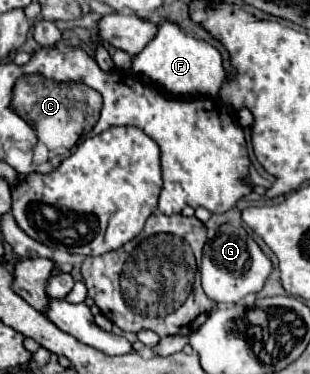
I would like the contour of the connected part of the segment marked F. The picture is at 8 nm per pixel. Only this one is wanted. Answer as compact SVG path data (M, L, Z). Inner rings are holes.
M159 17L157 35L145 45L145 49L131 59L131 71L143 79L155 81L165 93L179 97L217 97L225 79L229 77L223 67L223 57L207 41L199 41L181 31L181 27L169 17Z

